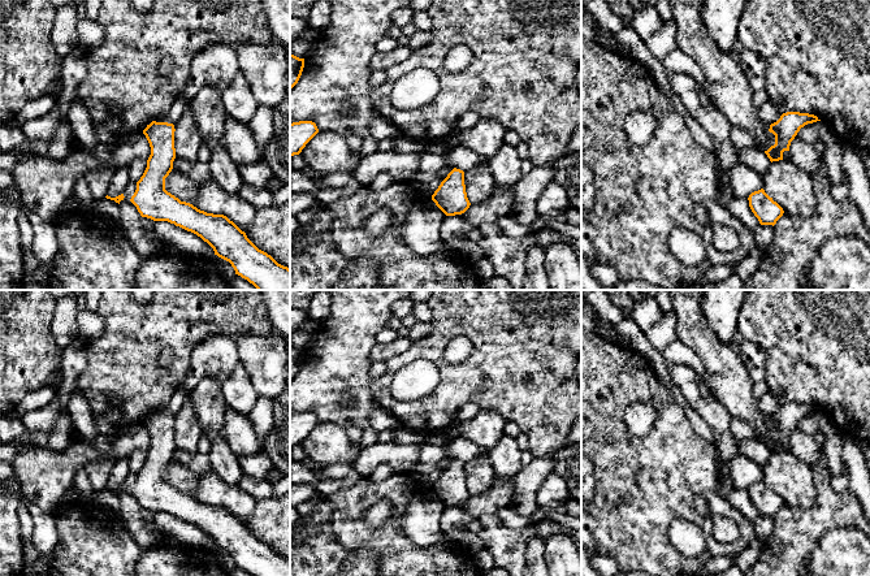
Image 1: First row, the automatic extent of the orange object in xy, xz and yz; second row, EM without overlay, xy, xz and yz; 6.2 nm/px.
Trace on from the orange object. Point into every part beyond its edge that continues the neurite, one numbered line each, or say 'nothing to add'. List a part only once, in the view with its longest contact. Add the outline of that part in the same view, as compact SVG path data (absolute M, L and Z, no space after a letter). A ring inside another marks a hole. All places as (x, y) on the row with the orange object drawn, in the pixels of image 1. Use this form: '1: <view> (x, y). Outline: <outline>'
nothing to add

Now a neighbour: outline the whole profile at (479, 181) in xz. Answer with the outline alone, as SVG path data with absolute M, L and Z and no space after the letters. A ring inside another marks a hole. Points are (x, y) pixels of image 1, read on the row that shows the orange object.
M481 164L467 170L464 173L464 185L471 204L485 202L495 187L489 164Z

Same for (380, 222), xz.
M389 209L378 211L364 221L362 229L375 239L393 229L393 213Z

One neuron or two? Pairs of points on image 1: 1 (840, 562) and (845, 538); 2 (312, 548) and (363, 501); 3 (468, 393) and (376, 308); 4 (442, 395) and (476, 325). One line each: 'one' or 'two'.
1: one
2: two
3: two
4: one

